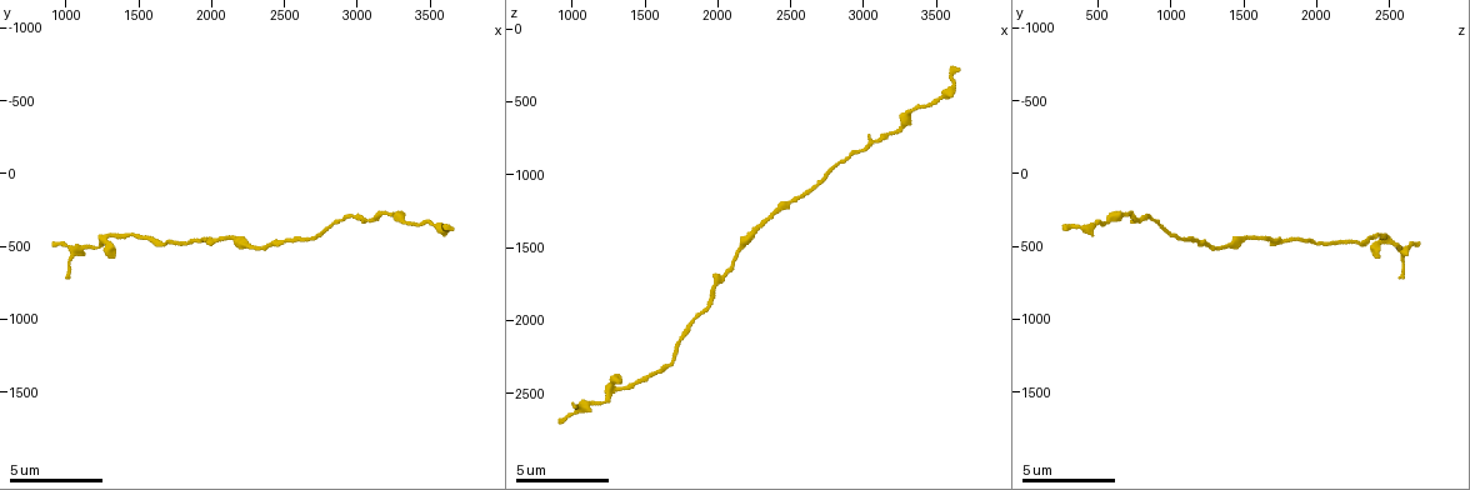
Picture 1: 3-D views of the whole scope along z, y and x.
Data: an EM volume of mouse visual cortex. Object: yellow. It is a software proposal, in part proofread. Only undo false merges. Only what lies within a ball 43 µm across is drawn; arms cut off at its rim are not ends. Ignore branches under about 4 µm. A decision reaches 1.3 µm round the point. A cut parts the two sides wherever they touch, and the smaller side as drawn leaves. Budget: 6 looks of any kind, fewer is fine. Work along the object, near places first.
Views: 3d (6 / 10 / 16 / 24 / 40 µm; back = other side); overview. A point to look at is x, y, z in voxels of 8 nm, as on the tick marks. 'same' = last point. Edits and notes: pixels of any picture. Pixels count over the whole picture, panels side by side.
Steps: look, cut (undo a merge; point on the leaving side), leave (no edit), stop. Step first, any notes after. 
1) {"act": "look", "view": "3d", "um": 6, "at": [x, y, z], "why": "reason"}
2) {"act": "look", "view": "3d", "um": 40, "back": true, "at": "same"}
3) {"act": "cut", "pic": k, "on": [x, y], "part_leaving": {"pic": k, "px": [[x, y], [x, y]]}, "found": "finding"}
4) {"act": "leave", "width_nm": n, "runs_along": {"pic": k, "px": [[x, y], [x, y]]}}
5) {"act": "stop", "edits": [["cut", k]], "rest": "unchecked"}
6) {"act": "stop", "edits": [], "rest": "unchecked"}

{"act": "look", "view": "3d", "um": 6, "at": [1960, 440, 1860], "why": "sudden change in width"}

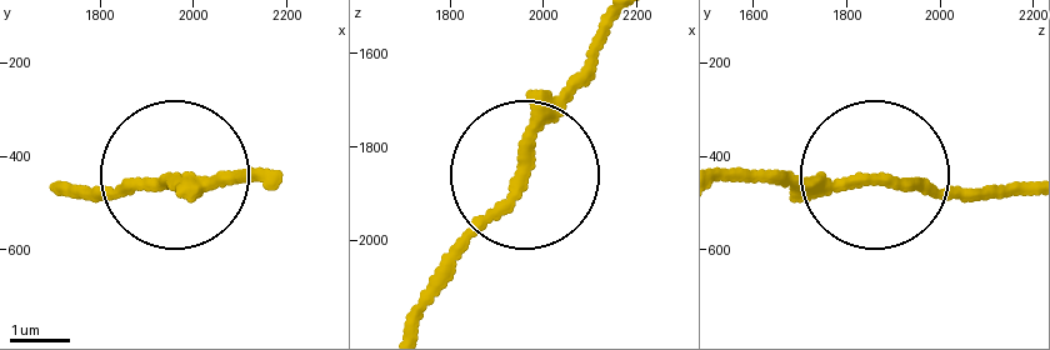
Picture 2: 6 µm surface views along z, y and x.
{"act": "look", "view": "3d", "um": 6, "back": true, "at": [1955, 450, 1860]}

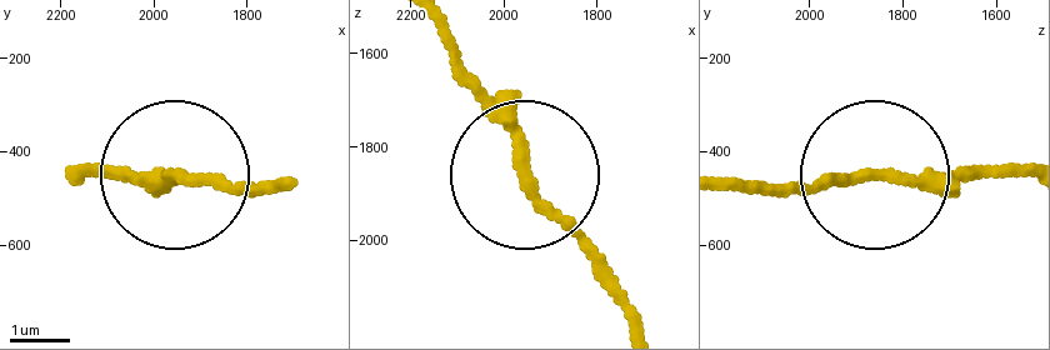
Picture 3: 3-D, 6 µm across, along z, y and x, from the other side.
{"act": "leave", "found": "continuous, no second cell"}

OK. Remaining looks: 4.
{"act": "look", "view": "3d", "um": 6, "at": [2320, 500, 1300], "why": "thin neck"}

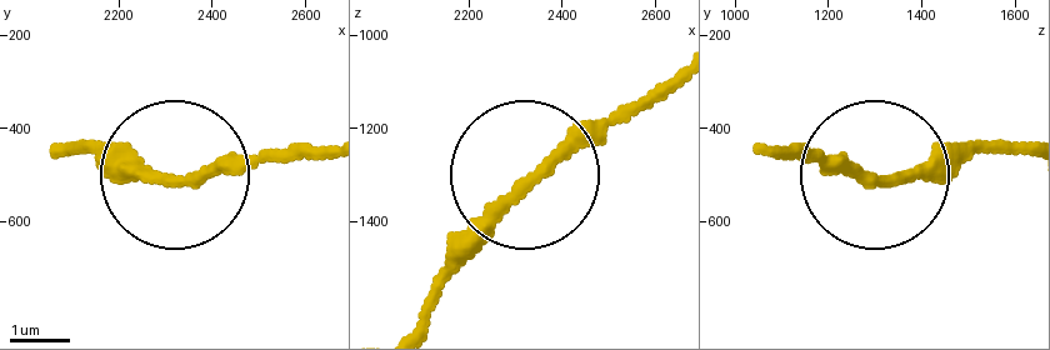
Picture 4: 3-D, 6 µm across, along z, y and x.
{"act": "look", "view": "3d", "um": 6, "back": true, "at": [2345, 505, 1310], "why": "other side"}

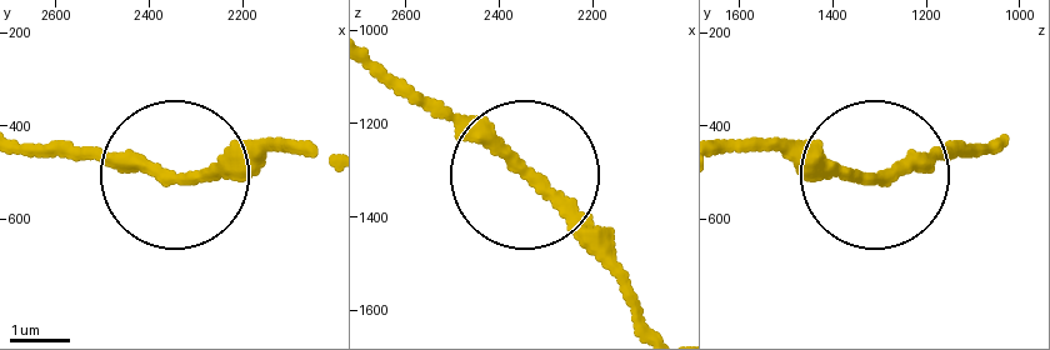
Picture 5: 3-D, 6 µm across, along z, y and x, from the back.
{"act": "leave", "found": "one cell here"}

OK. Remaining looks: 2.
{"act": "look", "view": "3d", "um": 6, "at": [3380, 360, 520], "why": "narrows sharply"}

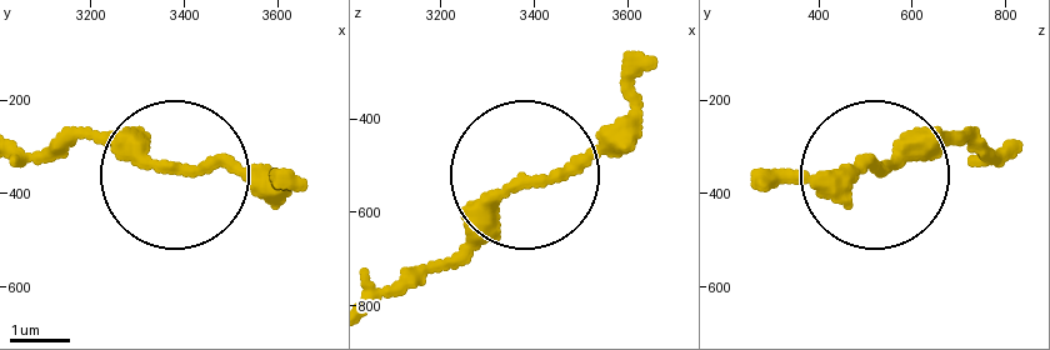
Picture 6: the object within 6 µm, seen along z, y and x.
{"act": "look", "view": "3d", "um": 6, "back": true, "at": [3390, 350, 530]}

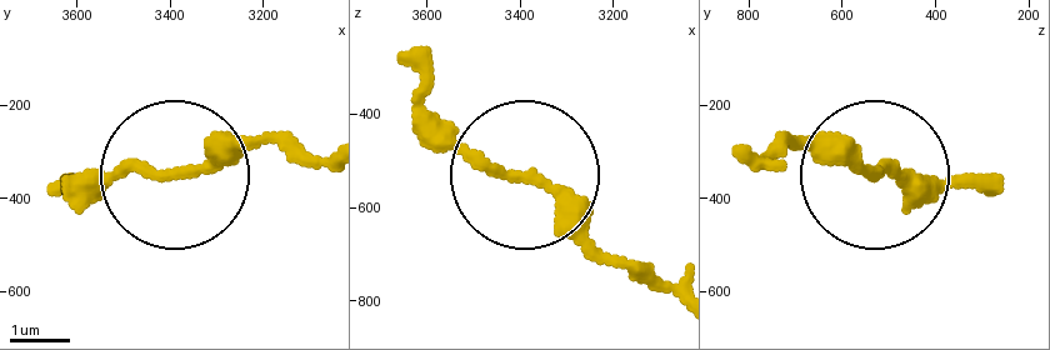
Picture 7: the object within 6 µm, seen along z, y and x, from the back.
{"act": "leave", "width_nm": 200, "runs_along": {"pic": 7, "px": [[754, 158], [819, 143], [873, 173], [963, 173]]}, "found": "all the same cell"}

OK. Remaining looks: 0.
{"act": "stop", "edits": [], "rest": "unchecked"}

